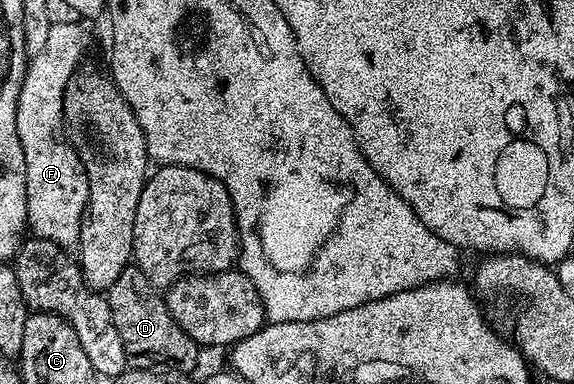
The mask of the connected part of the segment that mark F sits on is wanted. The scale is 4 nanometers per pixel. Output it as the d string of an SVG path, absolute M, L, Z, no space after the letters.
M57 19L50 26L50 34L46 37L46 42L42 46L42 50L38 50L29 59L28 69L24 75L24 81L20 85L20 93L18 94L18 106L16 107L16 125L18 126L18 142L22 142L22 154L26 154L26 214L28 215L28 228L31 235L38 240L49 240L54 242L58 247L71 250L75 249L80 243L80 224L84 221L84 207L88 201L88 175L82 166L80 156L75 148L67 139L61 138L56 140L56 135L62 132L62 113L64 110L64 88L68 85L68 79L76 73L76 69L81 67L84 51L88 48L88 32L80 24L71 24L68 20Z

